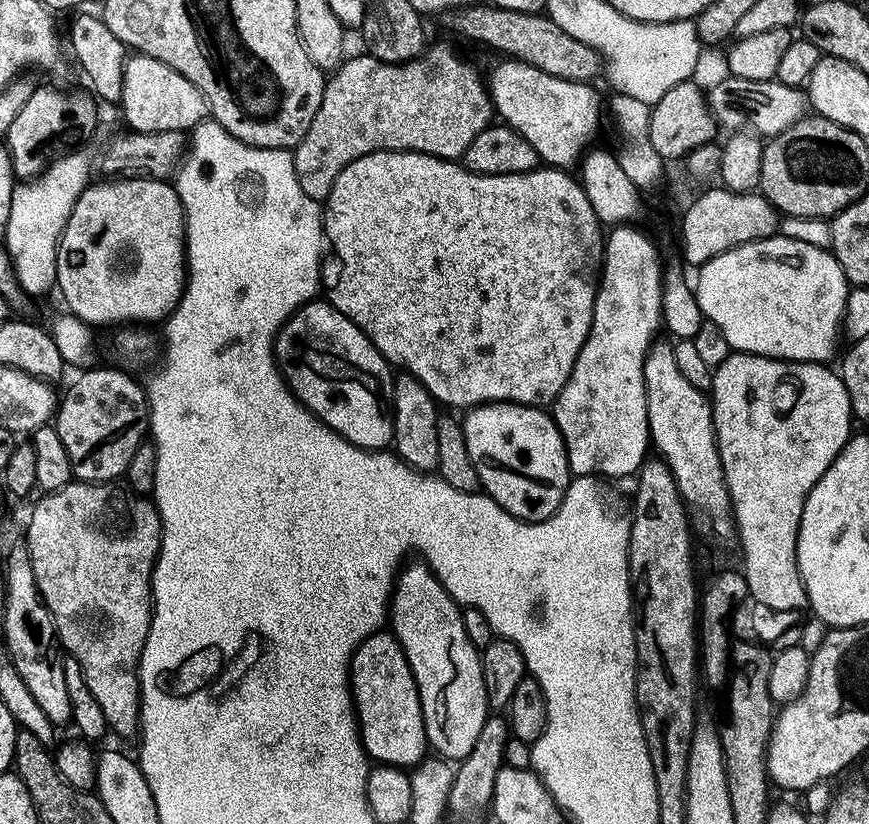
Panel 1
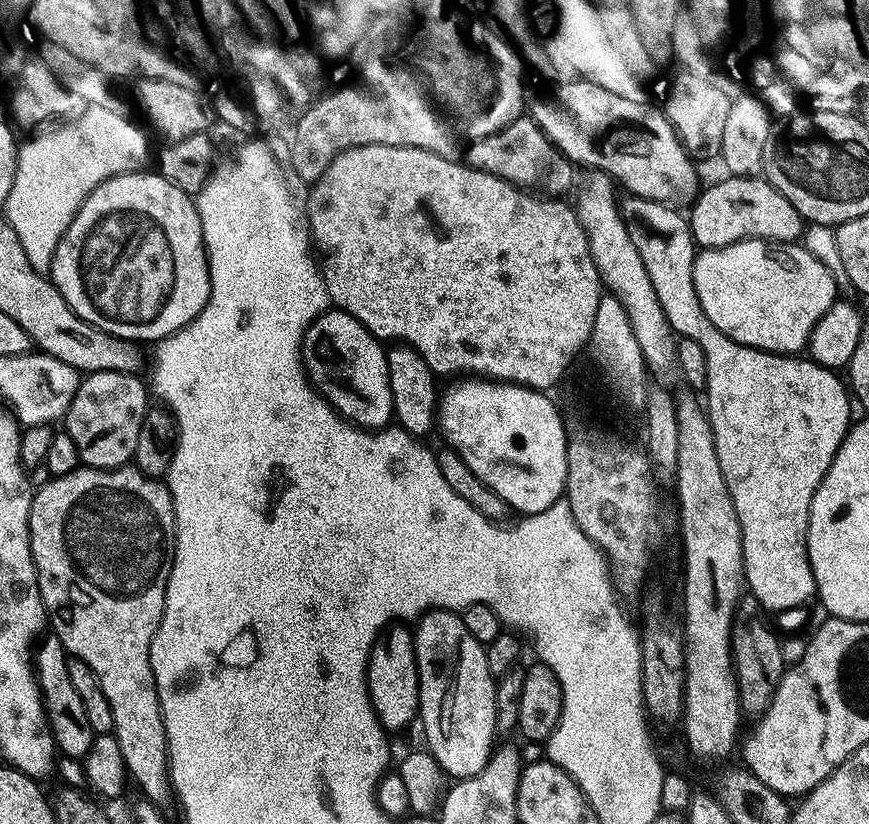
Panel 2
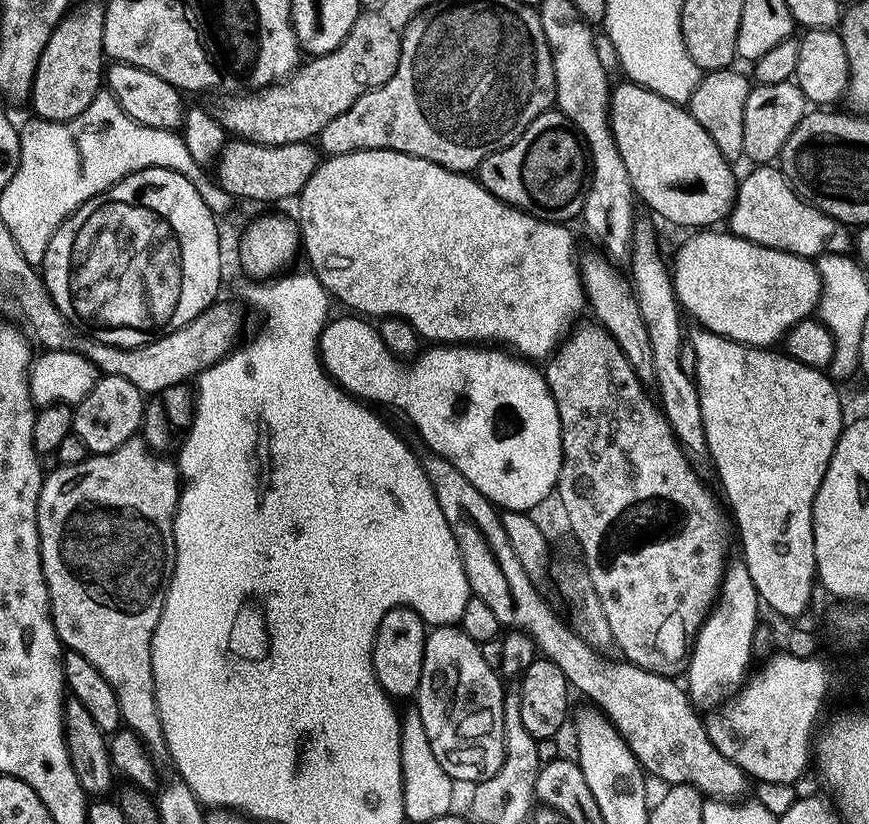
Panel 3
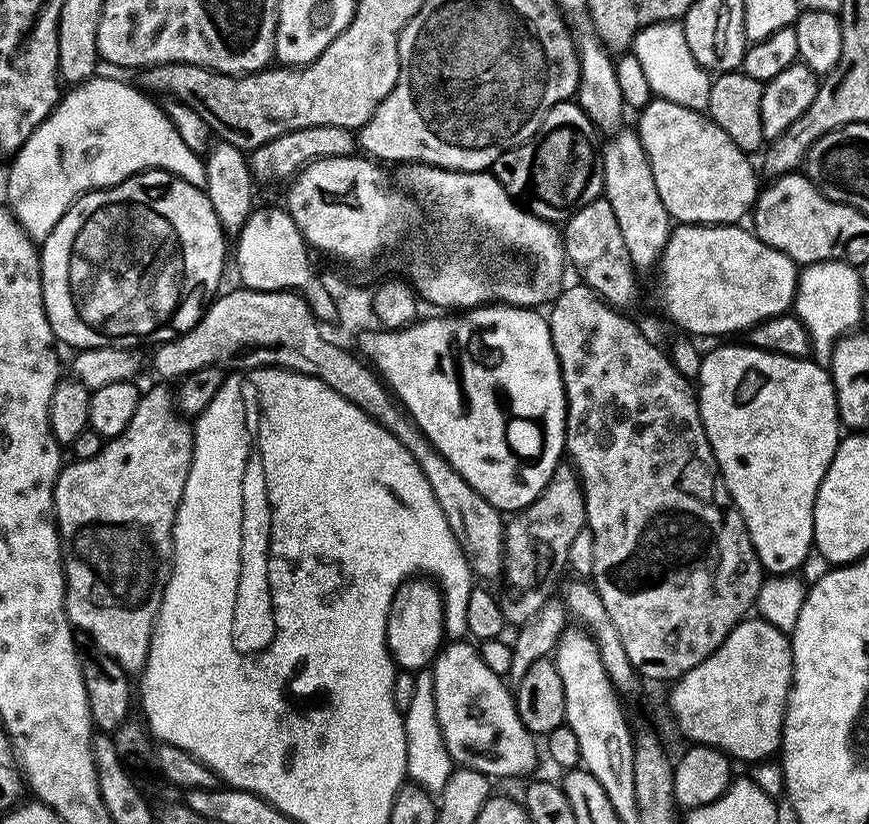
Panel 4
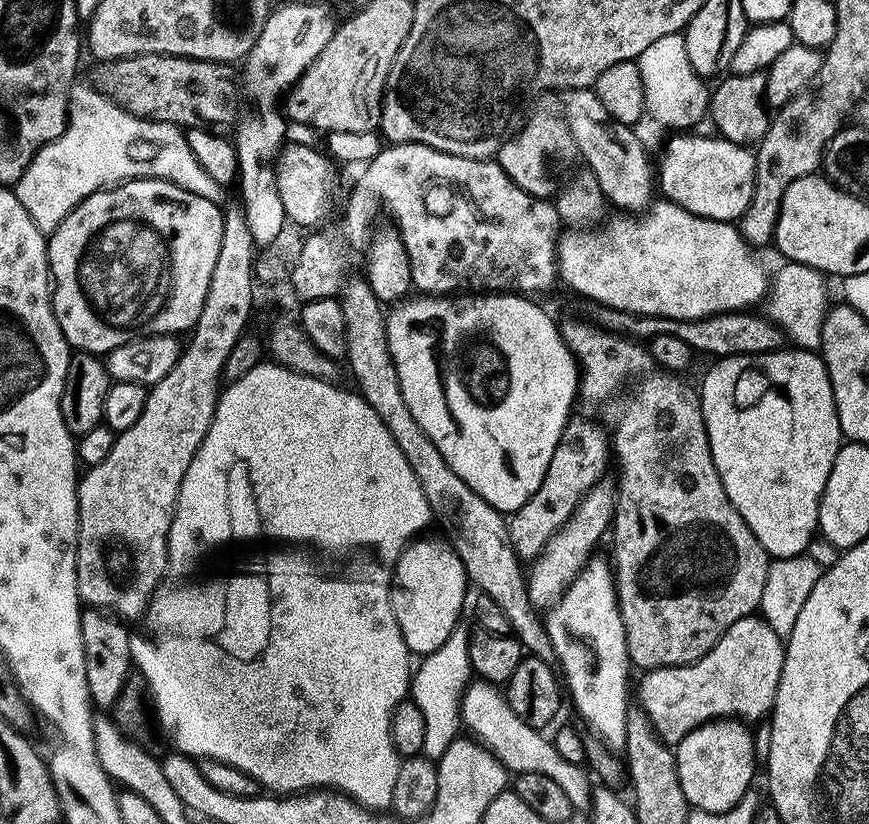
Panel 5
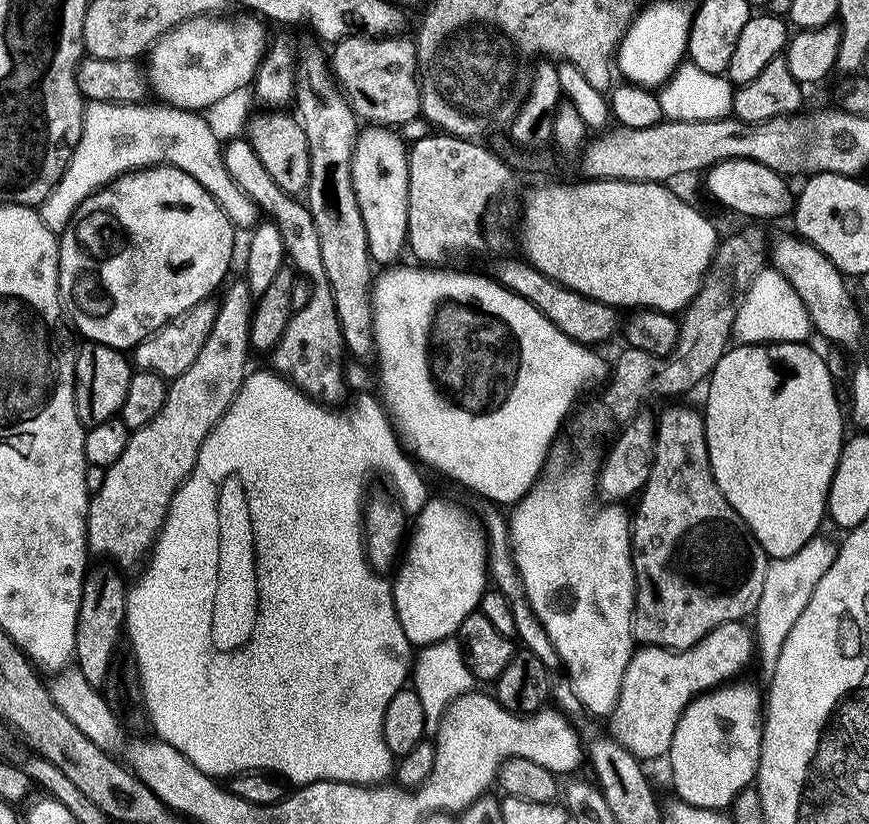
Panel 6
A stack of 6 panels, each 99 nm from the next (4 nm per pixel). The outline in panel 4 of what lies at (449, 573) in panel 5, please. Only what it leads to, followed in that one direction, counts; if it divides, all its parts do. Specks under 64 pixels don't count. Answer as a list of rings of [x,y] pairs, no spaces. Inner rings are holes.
[[[409,578],[390,602],[386,622],[386,642],[397,669],[424,670],[436,659],[445,639],[441,591],[431,579]]]

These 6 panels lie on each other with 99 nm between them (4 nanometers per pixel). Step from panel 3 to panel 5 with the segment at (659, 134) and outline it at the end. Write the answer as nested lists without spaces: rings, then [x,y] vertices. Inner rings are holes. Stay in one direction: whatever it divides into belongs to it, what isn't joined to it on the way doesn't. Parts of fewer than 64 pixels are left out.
[[[680,134],[658,160],[658,188],[665,197],[711,220],[739,221],[756,190],[756,157],[745,145],[713,136]]]

